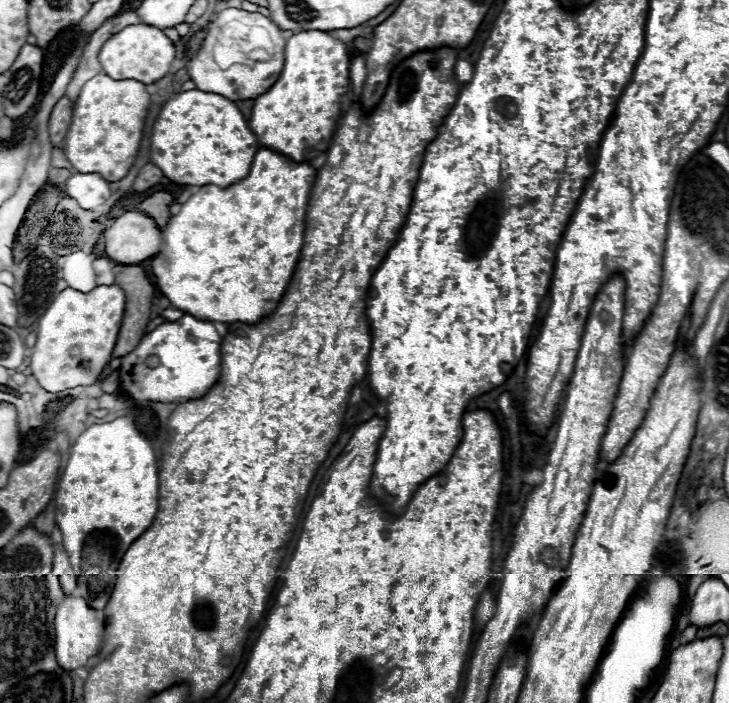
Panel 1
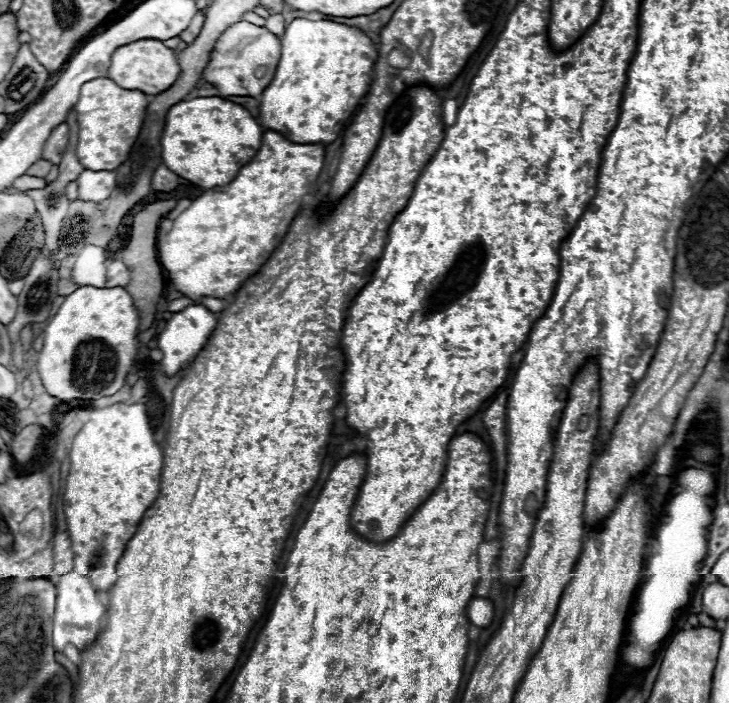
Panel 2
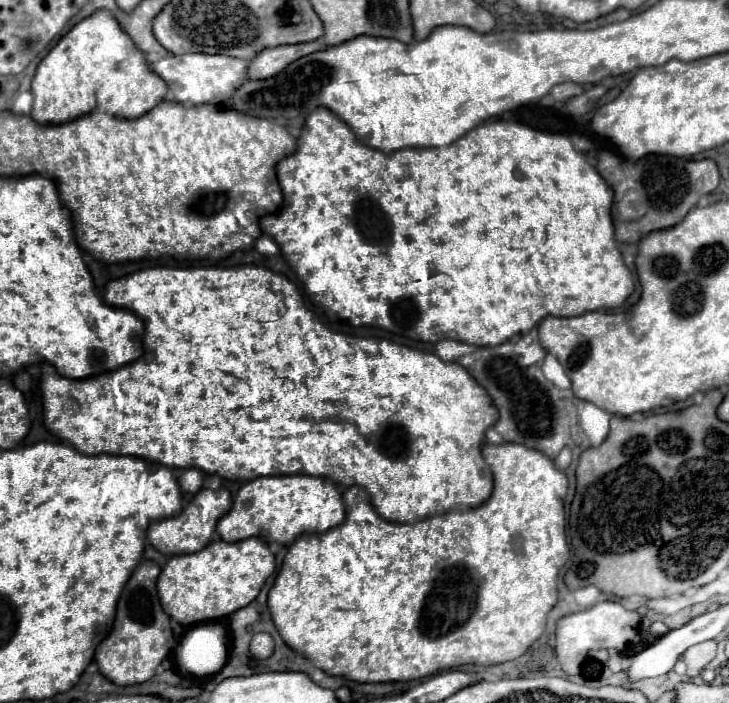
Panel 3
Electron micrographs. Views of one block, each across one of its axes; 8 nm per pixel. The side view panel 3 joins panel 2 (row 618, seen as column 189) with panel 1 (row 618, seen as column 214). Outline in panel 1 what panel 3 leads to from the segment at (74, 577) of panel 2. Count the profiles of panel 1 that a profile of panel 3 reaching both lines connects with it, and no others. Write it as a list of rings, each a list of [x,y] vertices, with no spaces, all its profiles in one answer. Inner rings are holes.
[[[66,596],[55,614],[54,622],[56,660],[60,662],[60,666],[64,670],[76,670],[88,664],[88,660],[92,656],[98,654],[100,646],[102,646],[102,634],[104,634],[104,622],[102,616],[92,610],[84,598],[76,598],[76,596]]]

